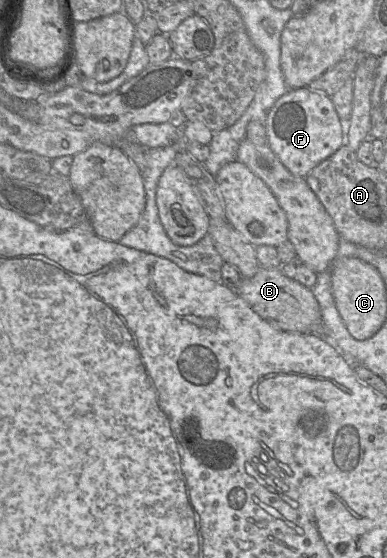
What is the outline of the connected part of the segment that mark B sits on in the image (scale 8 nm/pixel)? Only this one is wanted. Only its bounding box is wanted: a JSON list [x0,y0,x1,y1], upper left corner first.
[235,267,322,336]

